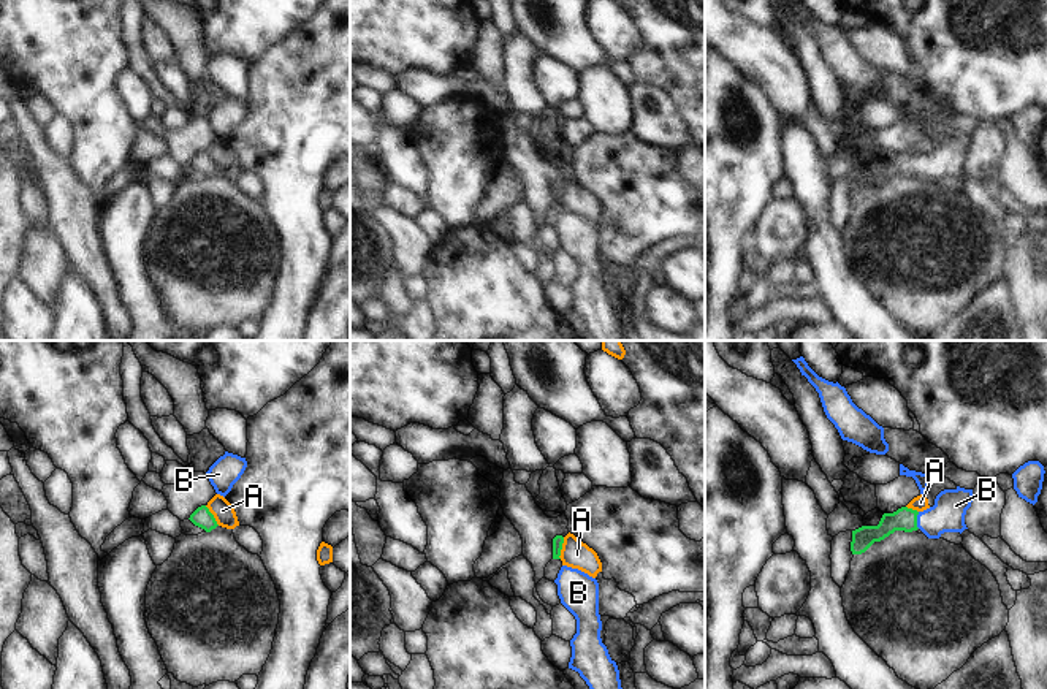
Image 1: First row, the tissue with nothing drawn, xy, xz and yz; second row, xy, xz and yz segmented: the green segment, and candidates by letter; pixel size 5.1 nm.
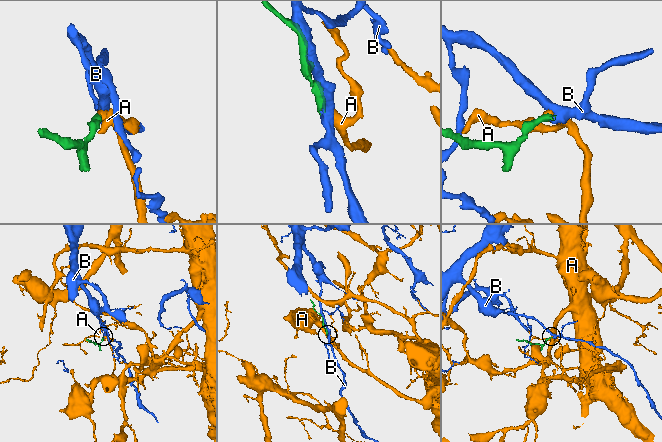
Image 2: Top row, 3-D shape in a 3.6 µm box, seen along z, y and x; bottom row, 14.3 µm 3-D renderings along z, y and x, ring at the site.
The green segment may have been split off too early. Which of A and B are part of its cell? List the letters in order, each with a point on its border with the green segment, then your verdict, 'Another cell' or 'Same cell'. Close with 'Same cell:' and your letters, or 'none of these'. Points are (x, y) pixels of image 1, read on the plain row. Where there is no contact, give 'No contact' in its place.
A: Touches green at xz (561, 194). Another cell
B: Touches green at yz (916, 165). Same cell
Same cell: B.

